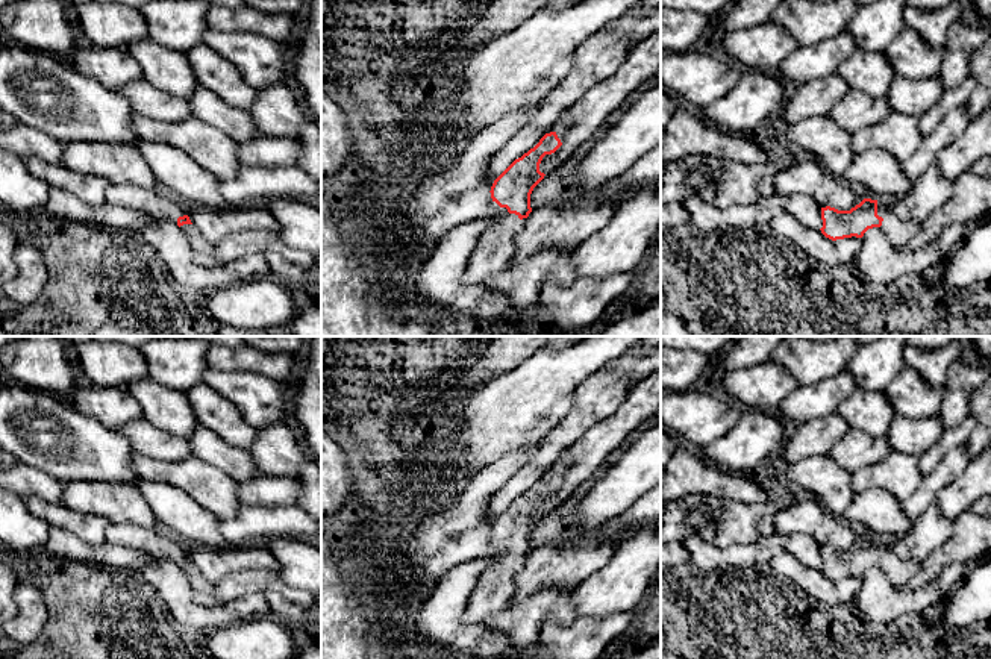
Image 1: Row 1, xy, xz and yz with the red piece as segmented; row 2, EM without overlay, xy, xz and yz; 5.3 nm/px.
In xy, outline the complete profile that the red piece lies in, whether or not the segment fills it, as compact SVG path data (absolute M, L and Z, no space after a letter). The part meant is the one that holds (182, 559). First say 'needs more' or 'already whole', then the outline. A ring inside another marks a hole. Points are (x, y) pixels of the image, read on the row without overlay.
needs more | M109 523L105 530L105 538L108 544L127 545L155 559L165 559L179 565L189 579L194 592L200 598L209 600L214 585L206 580L200 570L191 562L186 554L186 545L164 527L145 529L135 524Z

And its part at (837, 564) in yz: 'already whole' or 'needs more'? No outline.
needs more

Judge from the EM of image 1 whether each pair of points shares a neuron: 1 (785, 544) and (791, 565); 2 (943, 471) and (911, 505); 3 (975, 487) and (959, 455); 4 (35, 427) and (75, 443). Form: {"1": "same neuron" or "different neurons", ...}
{"1": "different neurons", "2": "same neuron", "3": "different neurons", "4": "same neuron"}

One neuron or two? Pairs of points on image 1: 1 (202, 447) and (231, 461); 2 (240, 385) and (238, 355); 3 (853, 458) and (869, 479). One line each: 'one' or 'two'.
1: one
2: two
3: two

